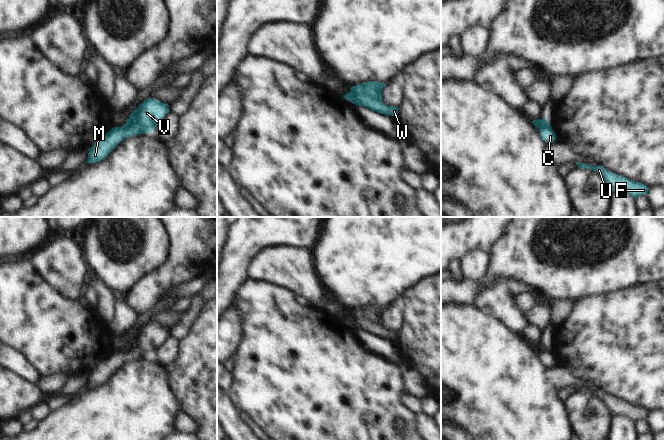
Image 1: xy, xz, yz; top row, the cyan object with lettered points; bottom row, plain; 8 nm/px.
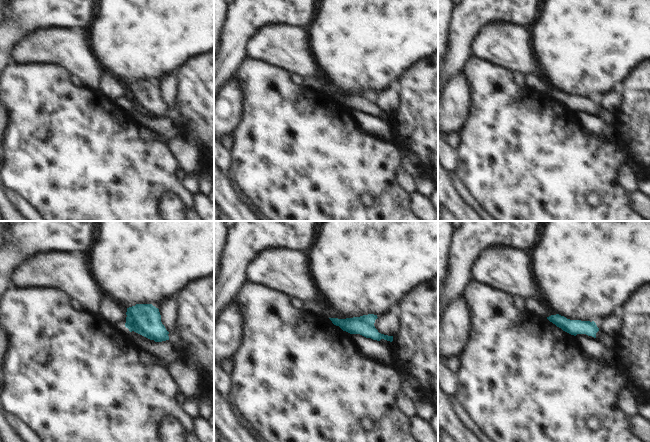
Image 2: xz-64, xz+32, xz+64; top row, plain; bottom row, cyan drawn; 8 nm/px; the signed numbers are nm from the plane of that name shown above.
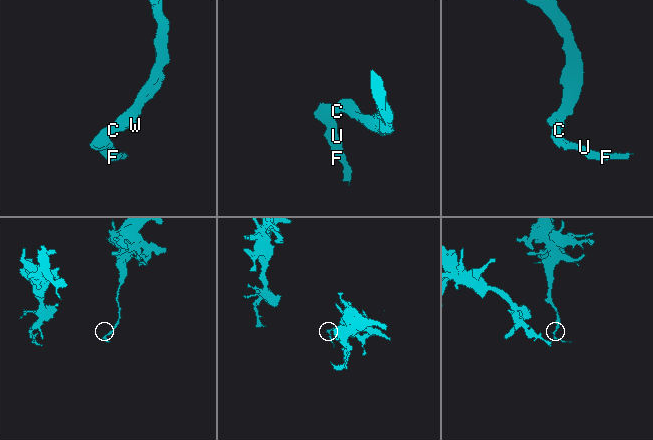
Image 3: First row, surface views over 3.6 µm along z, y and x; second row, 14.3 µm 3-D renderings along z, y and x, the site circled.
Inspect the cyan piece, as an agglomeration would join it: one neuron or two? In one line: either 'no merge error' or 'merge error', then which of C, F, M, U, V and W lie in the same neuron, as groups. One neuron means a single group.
merge error; groups C F M U W / V

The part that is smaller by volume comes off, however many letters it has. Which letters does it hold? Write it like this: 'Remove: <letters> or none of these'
Remove: C, F, M, U, W

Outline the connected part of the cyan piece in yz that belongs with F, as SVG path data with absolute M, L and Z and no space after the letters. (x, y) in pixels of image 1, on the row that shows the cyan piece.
M576 162L576 164L581 169L588 168L602 175L605 178L606 182L608 183L608 186L610 187L612 192L623 191L630 194L634 198L638 197L639 195L646 195L648 193L649 188L643 183L635 182L621 175L617 175L605 169L601 165L591 166L589 164L583 164L581 162Z

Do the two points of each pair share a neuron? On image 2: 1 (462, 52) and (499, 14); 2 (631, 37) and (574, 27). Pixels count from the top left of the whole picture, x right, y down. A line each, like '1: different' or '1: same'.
1: same
2: same

